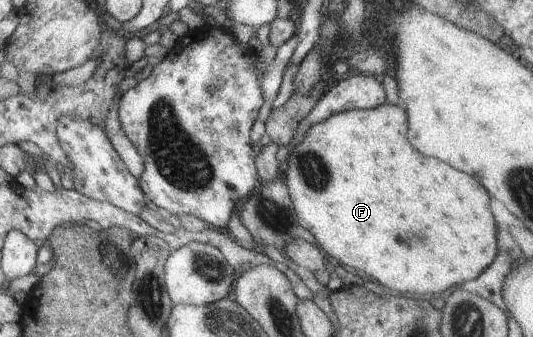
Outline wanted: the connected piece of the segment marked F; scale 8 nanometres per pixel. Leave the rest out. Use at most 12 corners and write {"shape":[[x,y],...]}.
{"shape":[[384,103],[281,174],[340,265],[448,293],[498,251],[486,190]]}

